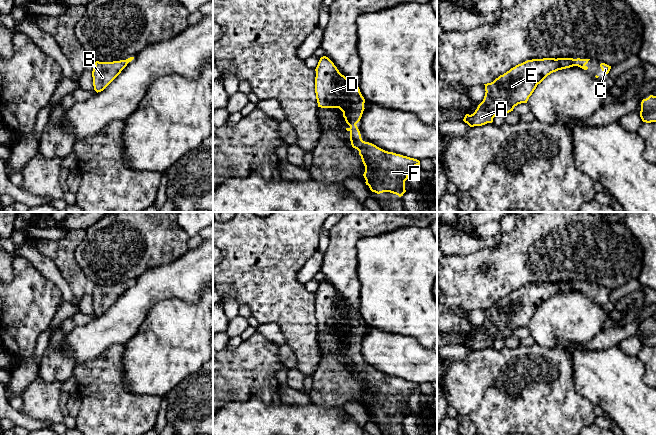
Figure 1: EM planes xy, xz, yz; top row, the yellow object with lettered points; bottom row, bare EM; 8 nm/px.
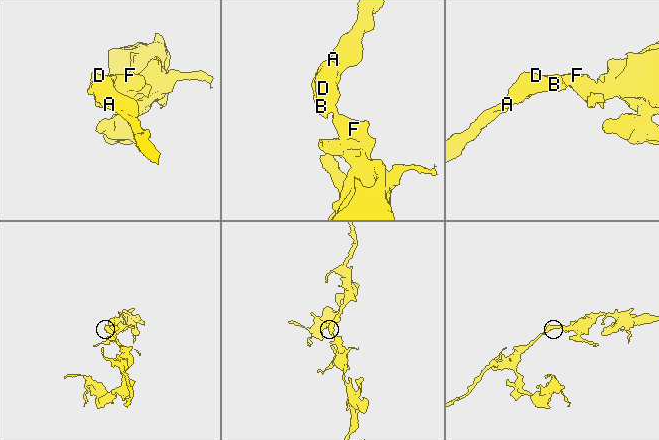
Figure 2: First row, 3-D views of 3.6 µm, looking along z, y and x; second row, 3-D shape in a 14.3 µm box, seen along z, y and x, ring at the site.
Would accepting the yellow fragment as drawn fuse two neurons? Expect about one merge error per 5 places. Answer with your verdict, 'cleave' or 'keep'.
keep

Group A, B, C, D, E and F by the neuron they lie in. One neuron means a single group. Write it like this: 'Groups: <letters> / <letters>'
Groups: A B C D E F

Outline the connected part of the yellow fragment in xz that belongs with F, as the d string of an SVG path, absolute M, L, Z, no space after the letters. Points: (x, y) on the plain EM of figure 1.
M326 280L320 282L315 295L315 317L318 331L339 332L343 336L343 341L345 342L346 347L350 350L349 352L346 352L346 354L350 356L351 369L359 375L359 379L365 390L363 400L366 404L366 409L369 410L372 416L377 418L390 416L399 421L403 420L406 416L405 405L408 403L411 394L415 390L420 389L420 385L385 375L372 367L363 365L356 349L360 345L365 333L365 323L362 320L359 311L352 310L349 304L339 296L334 287Z

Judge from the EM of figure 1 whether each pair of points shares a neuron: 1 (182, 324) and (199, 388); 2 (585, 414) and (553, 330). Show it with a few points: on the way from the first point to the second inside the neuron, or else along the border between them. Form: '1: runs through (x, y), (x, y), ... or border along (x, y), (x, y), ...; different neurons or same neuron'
1: border along (201, 368), (186, 376), (176, 386); different neurons
2: border along (535, 342), (546, 347), (554, 347); different neurons

